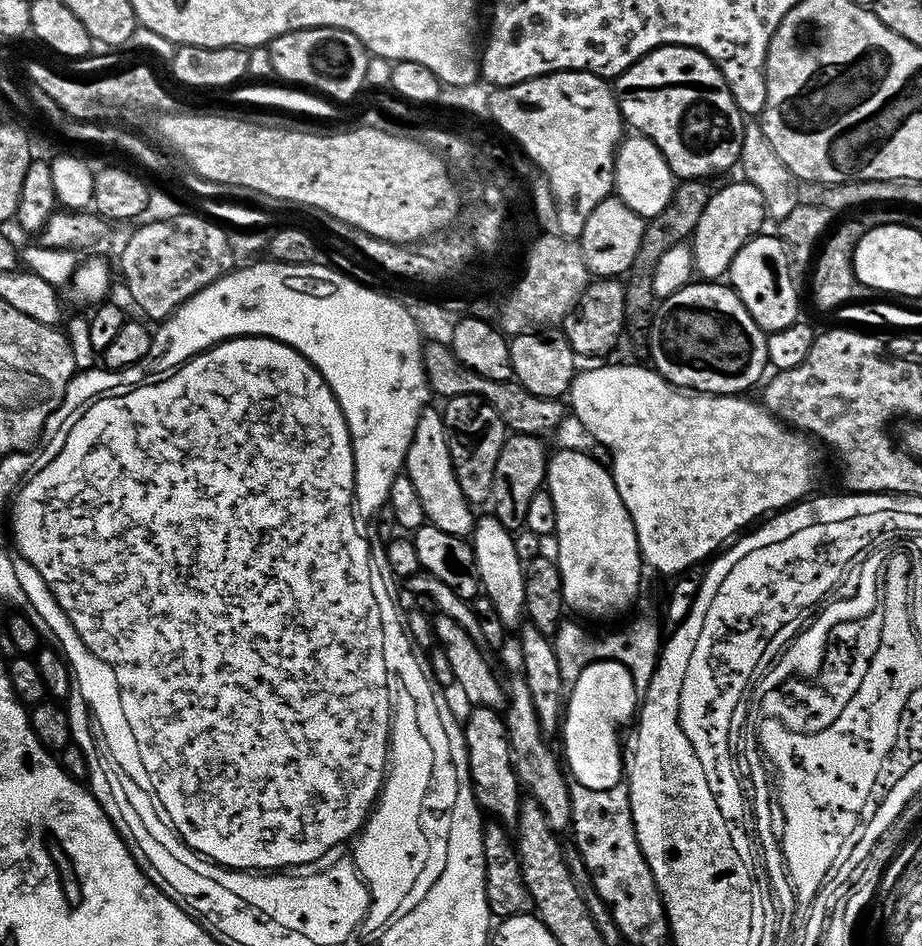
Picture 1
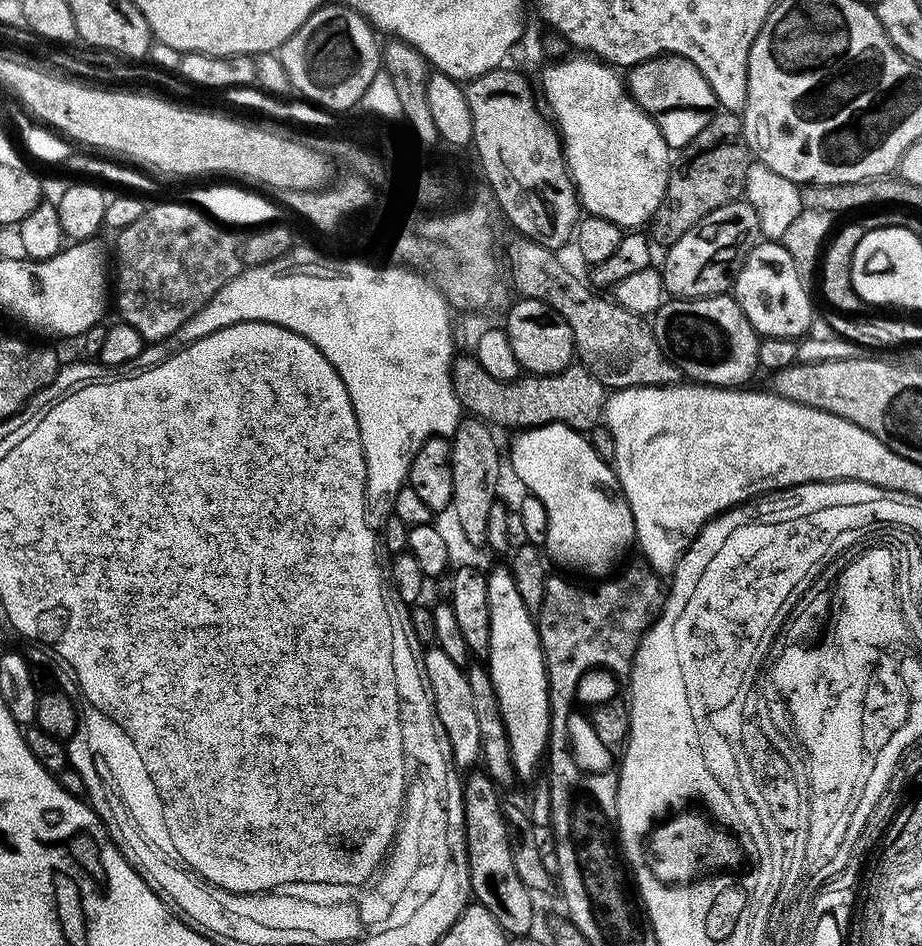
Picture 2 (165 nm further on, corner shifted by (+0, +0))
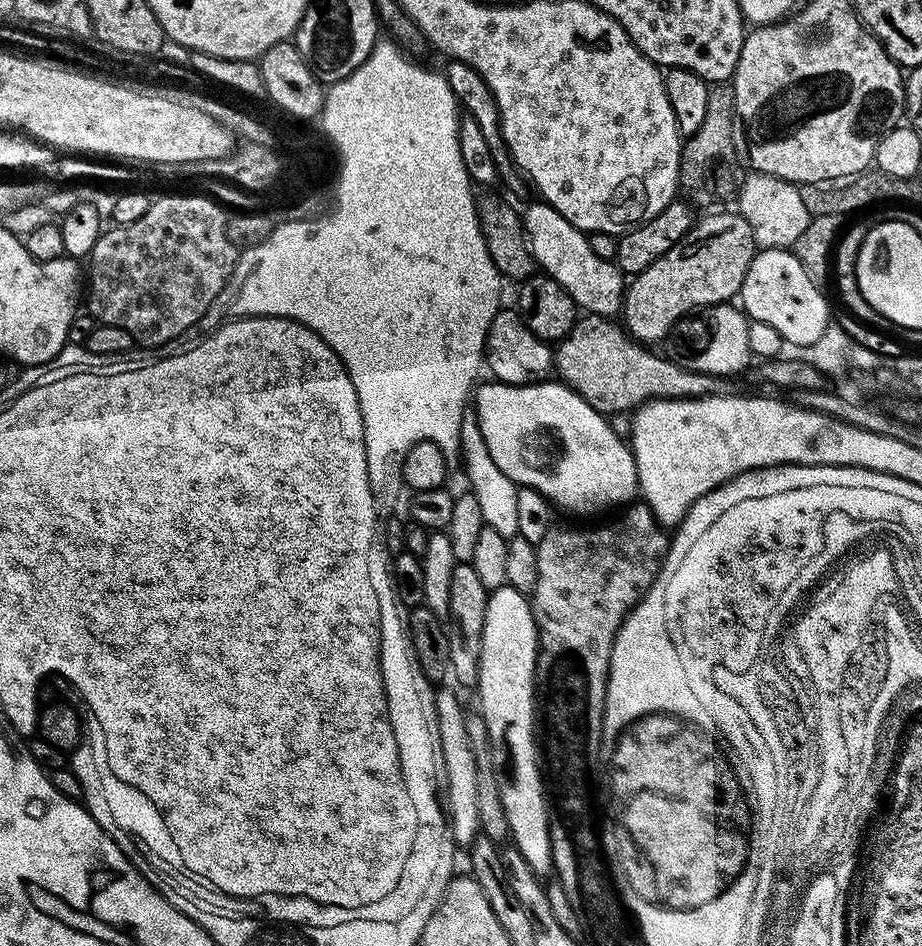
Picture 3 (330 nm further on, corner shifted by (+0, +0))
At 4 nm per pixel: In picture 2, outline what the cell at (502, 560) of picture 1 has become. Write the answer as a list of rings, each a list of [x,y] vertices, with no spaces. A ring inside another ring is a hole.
[[[511,567],[496,568],[489,571],[487,577],[490,650],[486,657],[486,671],[493,682],[500,718],[505,726],[512,770],[521,781],[528,780],[535,774],[540,759],[546,756],[548,733],[552,731],[552,711],[548,709],[548,671],[544,665],[537,621],[514,587]]]

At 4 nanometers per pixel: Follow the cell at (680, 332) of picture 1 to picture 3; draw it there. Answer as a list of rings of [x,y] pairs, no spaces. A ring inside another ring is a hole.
[[[731,303],[714,304],[695,314],[689,314],[679,320],[666,337],[667,355],[684,368],[695,372],[705,372],[711,376],[735,377],[735,372],[740,372],[747,366],[748,360],[753,359],[750,350],[750,334],[748,333],[749,319],[739,307],[731,308]]]

